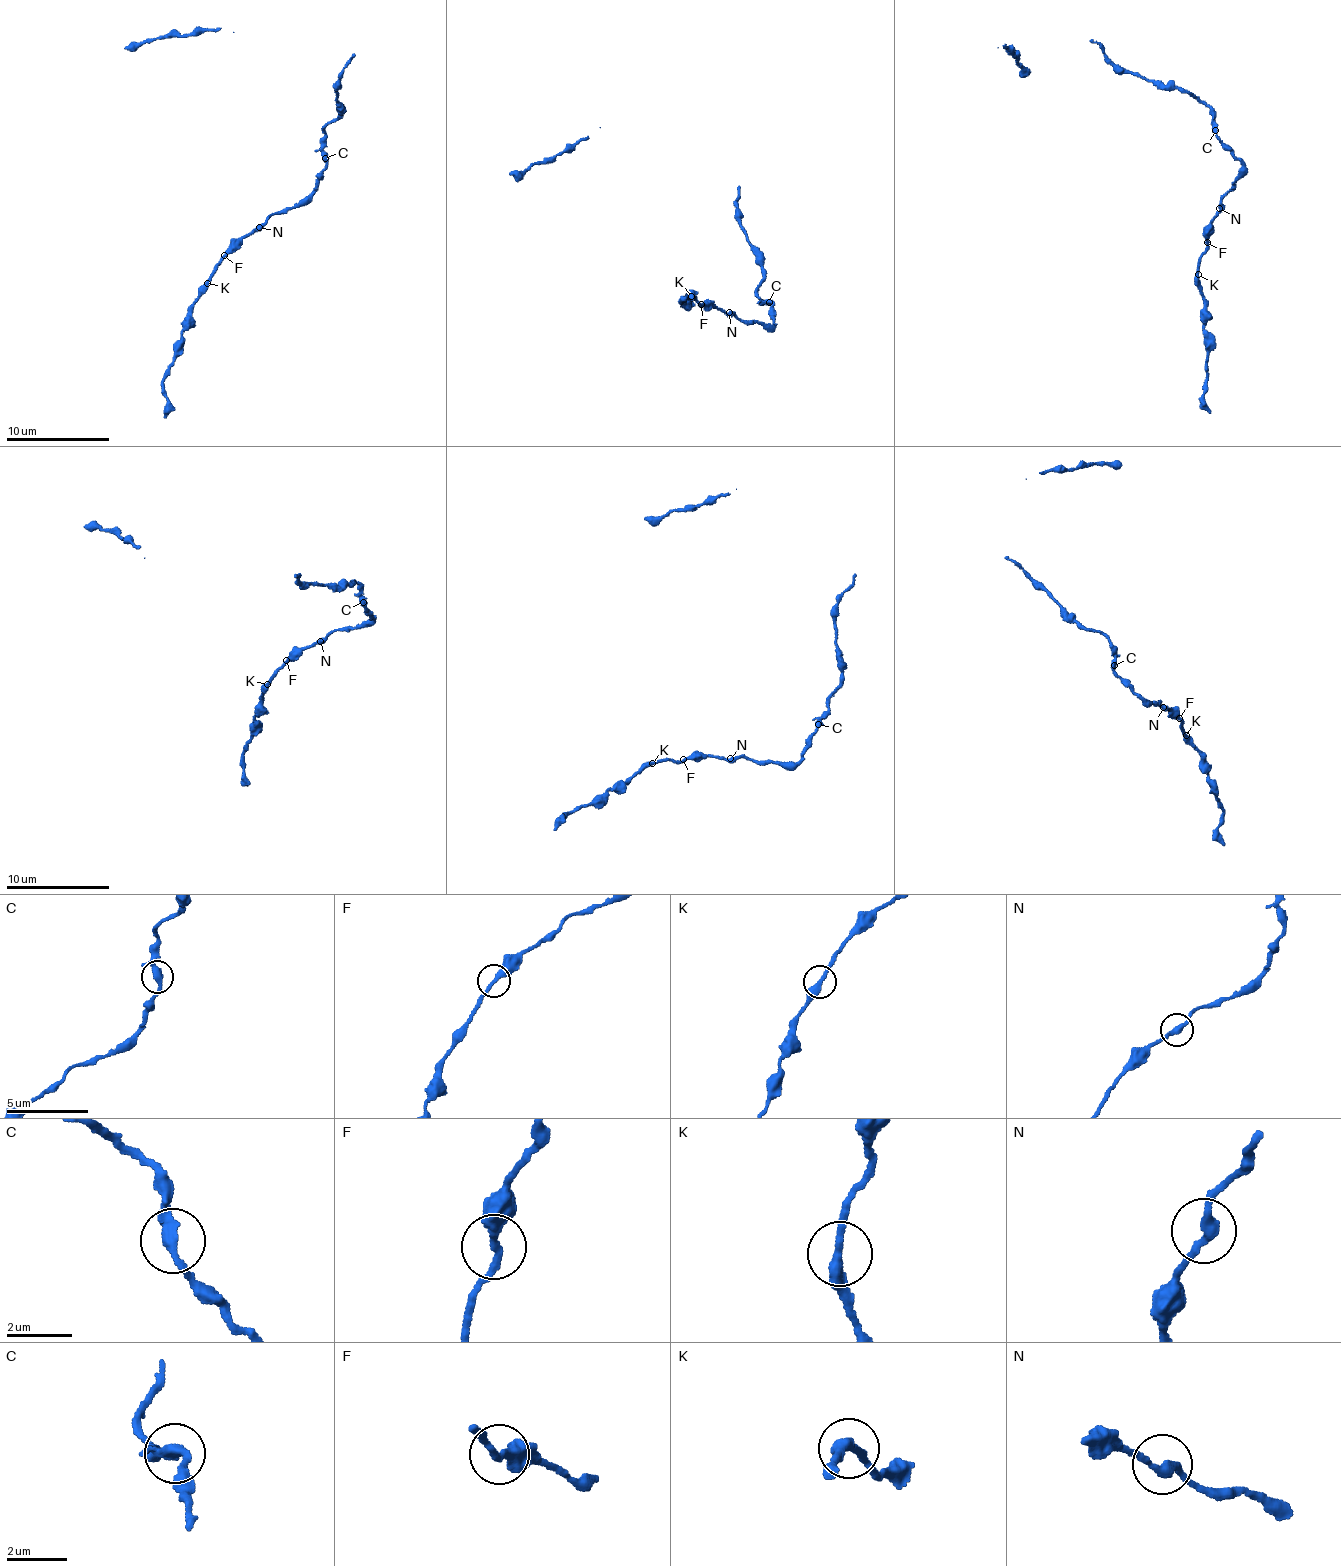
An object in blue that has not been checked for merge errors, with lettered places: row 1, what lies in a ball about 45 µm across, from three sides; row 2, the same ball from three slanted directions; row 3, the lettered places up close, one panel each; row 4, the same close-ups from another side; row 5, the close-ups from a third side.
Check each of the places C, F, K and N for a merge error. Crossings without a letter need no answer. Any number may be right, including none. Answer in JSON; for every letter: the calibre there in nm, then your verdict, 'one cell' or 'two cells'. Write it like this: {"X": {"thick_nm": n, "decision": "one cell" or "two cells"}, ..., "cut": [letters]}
{"C": {"thick_nm": 280, "decision": "one cell"}, "F": {"thick_nm": 280, "decision": "one cell"}, "K": {"thick_nm": 320, "decision": "one cell"}, "N": {"thick_nm": 280, "decision": "one cell"}, "cut": []}

